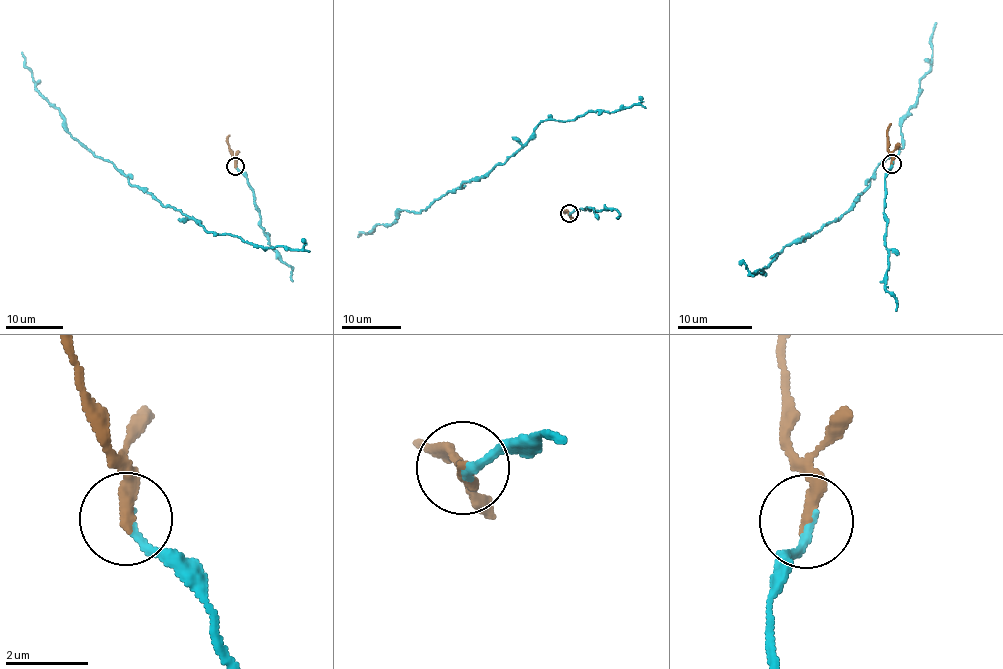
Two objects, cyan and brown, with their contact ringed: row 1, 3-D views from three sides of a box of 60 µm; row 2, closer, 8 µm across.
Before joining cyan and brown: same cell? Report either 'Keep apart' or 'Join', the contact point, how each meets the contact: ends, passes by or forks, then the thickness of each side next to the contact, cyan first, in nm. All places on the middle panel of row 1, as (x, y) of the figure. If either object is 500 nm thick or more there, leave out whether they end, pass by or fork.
Join. Place: (569, 213). At the ring cyan ends. At the ring brown ends. Thickness 190 nm (cyan) against 320 nm

